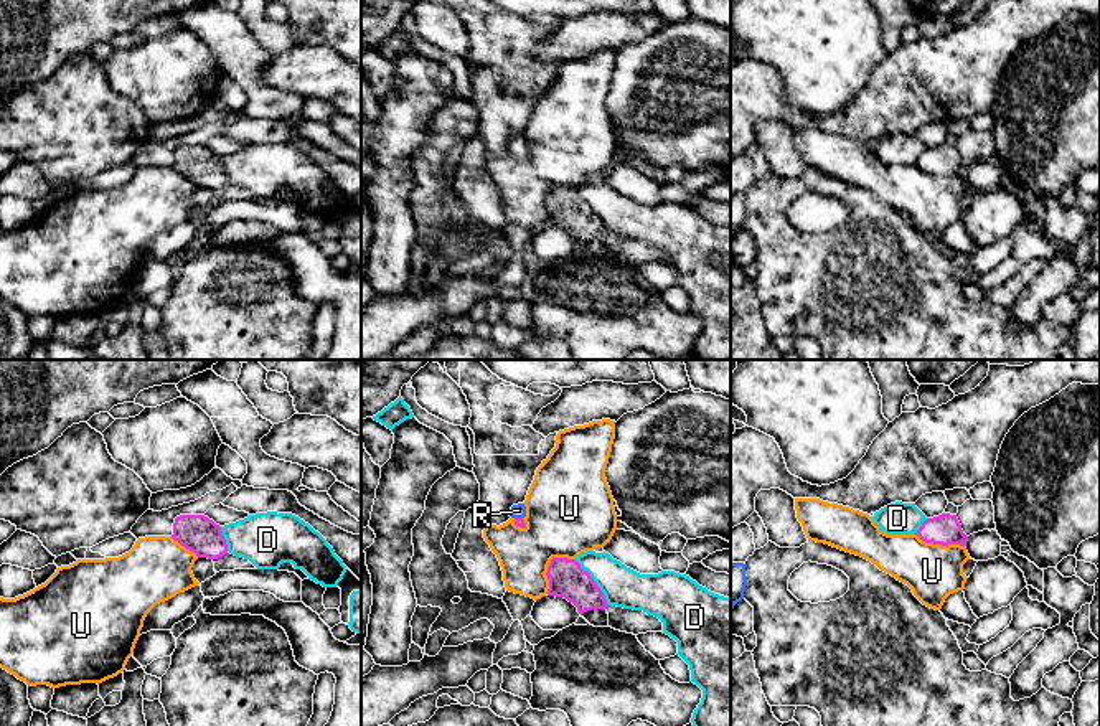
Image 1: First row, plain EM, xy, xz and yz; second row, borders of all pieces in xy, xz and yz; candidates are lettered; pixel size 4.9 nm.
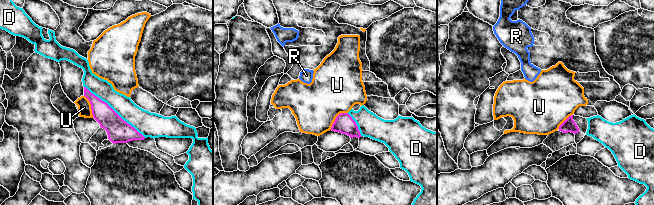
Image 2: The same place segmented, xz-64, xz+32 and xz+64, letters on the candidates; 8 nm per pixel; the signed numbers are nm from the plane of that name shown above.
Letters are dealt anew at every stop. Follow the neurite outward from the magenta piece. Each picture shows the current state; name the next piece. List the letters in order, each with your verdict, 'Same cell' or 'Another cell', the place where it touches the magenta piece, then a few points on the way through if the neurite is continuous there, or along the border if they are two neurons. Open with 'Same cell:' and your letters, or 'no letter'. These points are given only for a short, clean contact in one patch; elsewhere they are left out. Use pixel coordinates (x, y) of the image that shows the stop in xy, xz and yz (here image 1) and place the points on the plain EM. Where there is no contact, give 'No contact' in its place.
Same cell: R
D: Another cell. Touches magenta at xz (594, 213)
R: Same cell. Touches magenta at xz (518, 149). Path across: xz (518, 152), (518, 149), (518, 141)
U: Another cell. Touches magenta at xz (550, 195). Boundary: xz (574, 188), (551, 190), (546, 203), (546, 223)

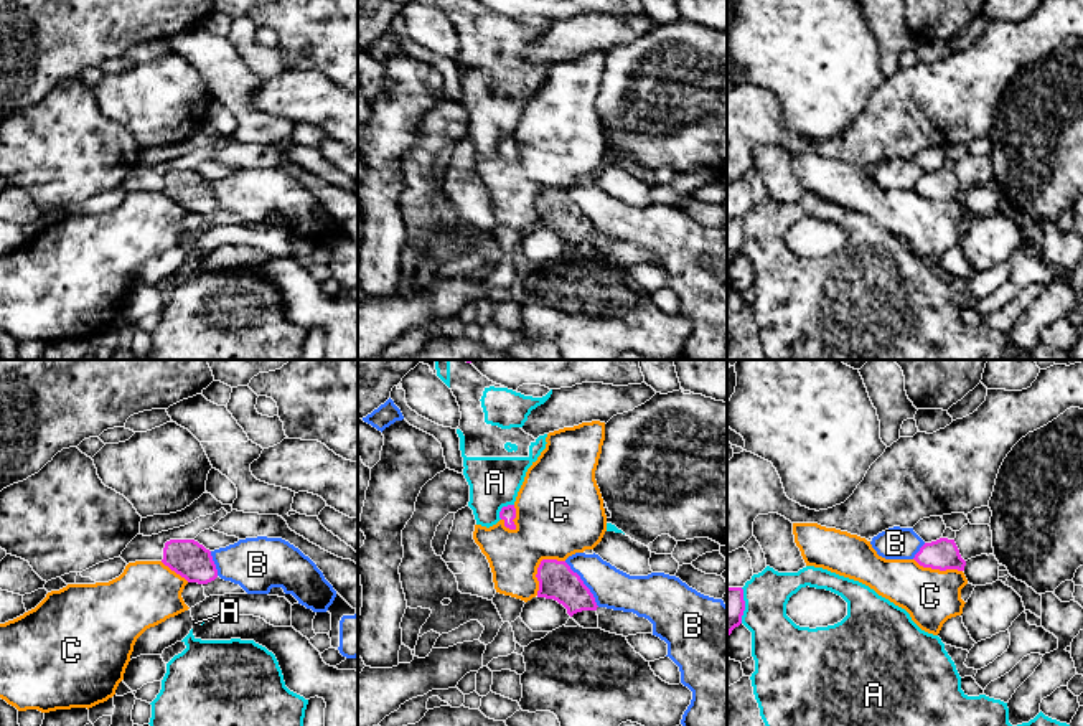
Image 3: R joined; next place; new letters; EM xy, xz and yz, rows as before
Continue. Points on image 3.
Same cell: no letter
A: Another cell. Touches magenta at xz (503, 137)
B: Another cell. Touches magenta at xz (584, 215)
C: Another cell. Touches magenta at xz (539, 197). Boundary: xz (564, 190), (541, 192), (536, 205), (536, 225)

